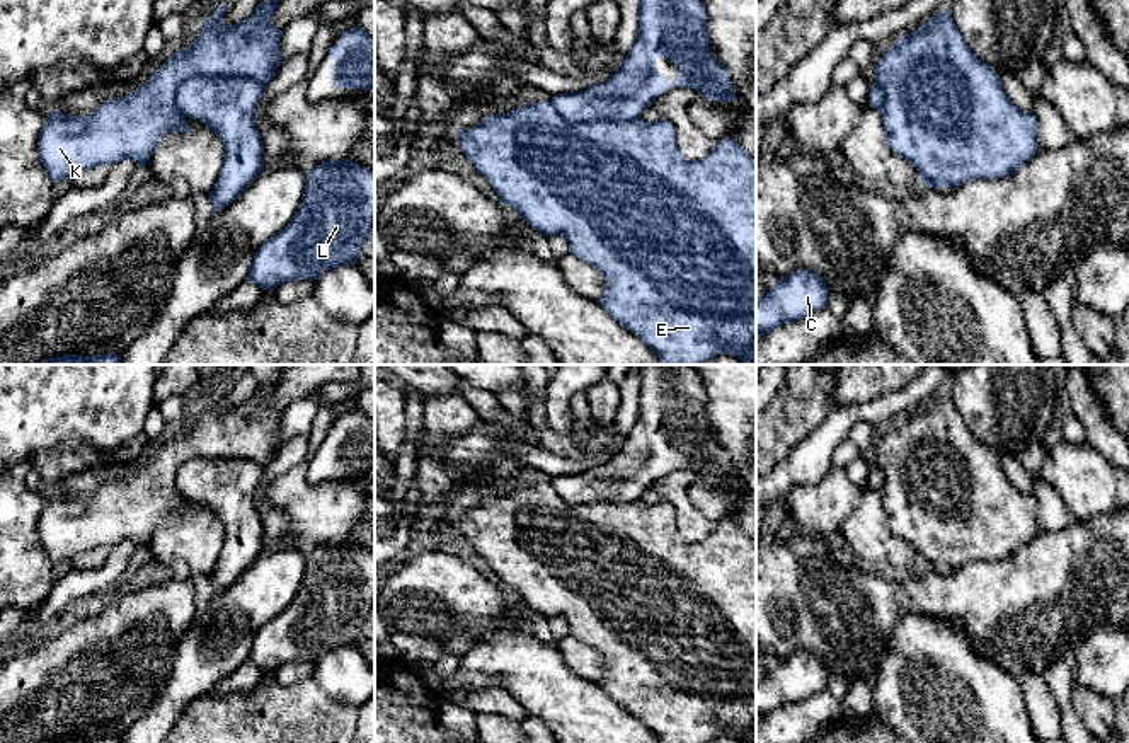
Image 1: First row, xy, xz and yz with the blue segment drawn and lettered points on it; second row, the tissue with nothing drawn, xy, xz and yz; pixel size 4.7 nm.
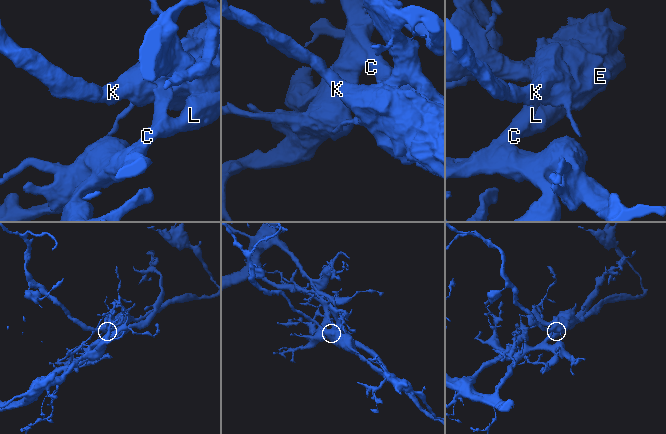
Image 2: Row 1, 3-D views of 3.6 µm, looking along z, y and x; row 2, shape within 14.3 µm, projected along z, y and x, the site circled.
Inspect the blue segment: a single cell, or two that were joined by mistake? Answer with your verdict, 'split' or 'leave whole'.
split

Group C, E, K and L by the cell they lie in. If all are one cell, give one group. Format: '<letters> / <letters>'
C L / E K

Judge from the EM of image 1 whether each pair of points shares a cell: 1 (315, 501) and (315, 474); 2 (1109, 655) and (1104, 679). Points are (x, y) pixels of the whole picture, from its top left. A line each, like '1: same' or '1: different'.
1: different
2: same

